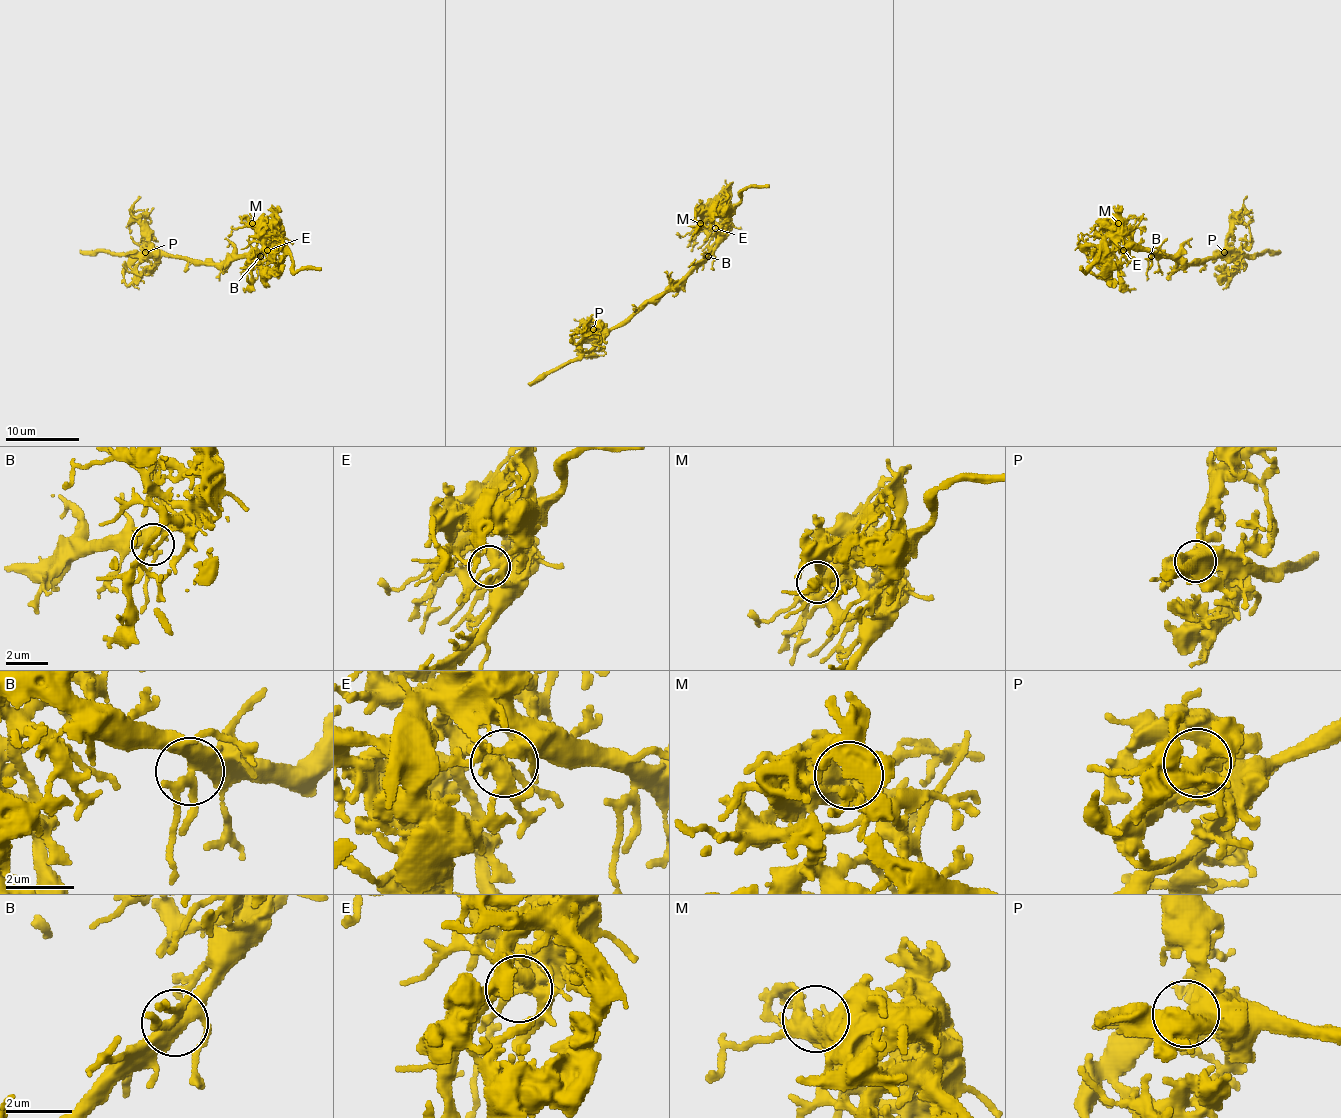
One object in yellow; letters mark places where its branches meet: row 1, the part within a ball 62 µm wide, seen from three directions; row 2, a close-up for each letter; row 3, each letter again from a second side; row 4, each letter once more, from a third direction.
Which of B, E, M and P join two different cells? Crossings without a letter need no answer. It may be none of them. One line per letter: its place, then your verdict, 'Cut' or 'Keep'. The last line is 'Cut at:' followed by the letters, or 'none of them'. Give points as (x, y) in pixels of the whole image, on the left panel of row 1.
B: Place: (260, 256). Keep
E: Place: (267, 250). Keep
M: Place: (252, 223). Keep
P: Place: (145, 252). Keep
Cut at: none of them

